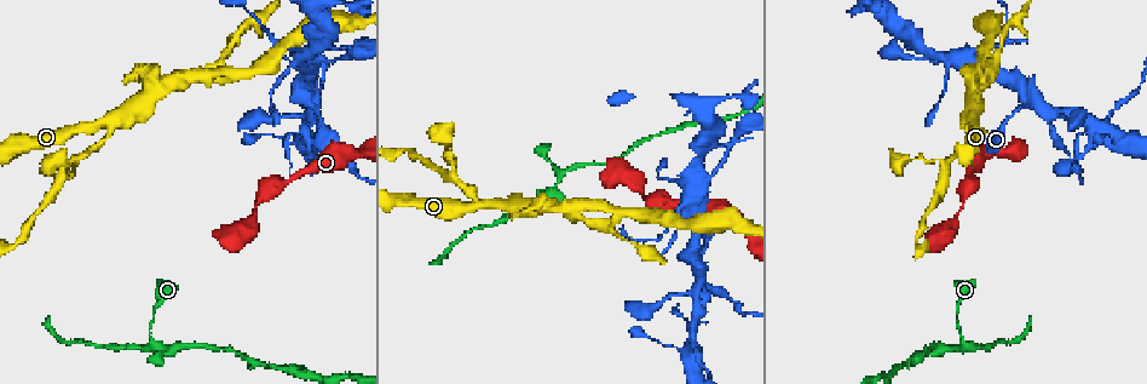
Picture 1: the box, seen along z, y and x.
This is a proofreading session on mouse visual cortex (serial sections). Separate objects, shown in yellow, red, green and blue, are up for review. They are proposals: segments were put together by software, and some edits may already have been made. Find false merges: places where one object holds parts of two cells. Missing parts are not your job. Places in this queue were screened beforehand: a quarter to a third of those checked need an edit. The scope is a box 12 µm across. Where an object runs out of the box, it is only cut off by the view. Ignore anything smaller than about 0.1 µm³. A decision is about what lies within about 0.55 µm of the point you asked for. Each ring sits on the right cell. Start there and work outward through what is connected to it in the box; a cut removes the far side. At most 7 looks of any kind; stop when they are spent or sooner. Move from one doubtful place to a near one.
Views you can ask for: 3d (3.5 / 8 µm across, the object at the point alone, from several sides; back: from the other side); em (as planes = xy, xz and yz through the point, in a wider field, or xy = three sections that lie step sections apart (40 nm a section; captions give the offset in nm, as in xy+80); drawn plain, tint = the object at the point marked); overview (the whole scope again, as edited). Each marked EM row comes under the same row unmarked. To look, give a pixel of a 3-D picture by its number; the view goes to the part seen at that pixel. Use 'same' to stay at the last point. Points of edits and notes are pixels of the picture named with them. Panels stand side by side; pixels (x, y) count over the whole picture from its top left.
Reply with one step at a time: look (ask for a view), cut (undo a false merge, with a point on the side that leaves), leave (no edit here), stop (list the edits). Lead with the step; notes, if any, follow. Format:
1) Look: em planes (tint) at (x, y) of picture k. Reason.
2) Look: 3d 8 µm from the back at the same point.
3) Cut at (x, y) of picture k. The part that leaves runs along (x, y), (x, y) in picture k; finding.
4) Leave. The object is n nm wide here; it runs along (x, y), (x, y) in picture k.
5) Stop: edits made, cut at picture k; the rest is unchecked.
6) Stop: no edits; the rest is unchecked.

Look: 3d 8 µm from the back at (958, 321) of picture 1. A narrow waist.

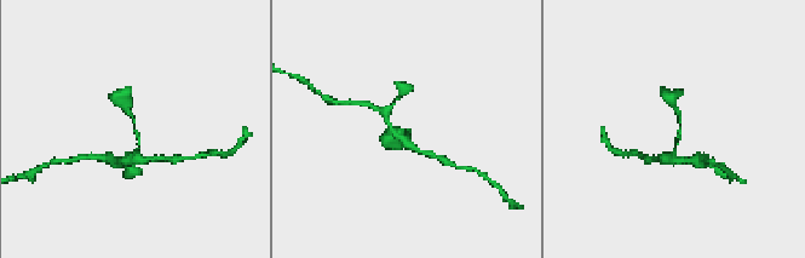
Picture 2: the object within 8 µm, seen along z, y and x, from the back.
Look: 3d 3.5 µm at (679, 130) of picture 2. Zoom in.

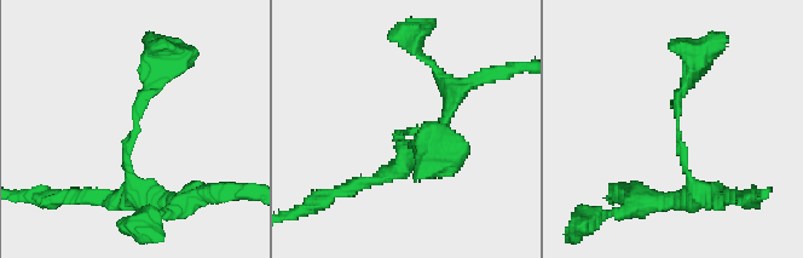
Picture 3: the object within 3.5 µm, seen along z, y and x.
Look: em xy step 2 (tint) at (406, 132) of picture 3. The arms are 150, 250 nm wide; need the tissue.

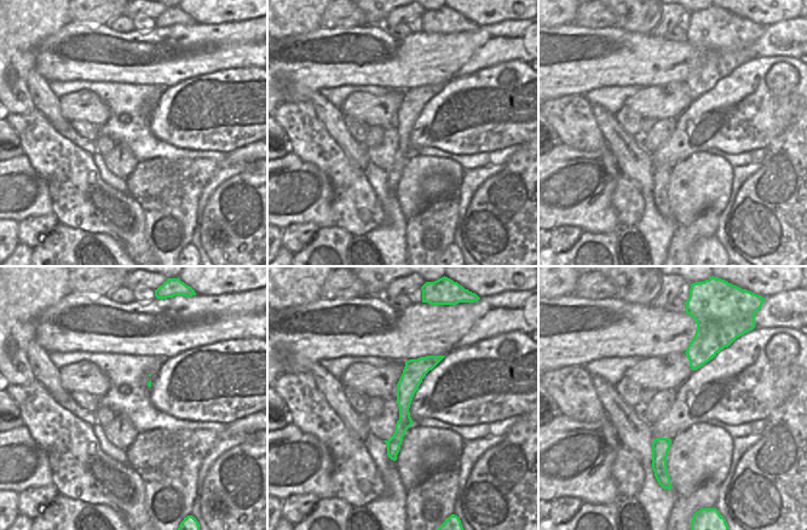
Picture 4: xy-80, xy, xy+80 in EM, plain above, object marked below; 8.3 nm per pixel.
Leave. It runs along (166, 62), (125, 155), (143, 200) in picture 3; all the same cell.

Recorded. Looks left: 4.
Look: 3d 3.5 µm at (499, 206) of picture 1. Sharp bend.

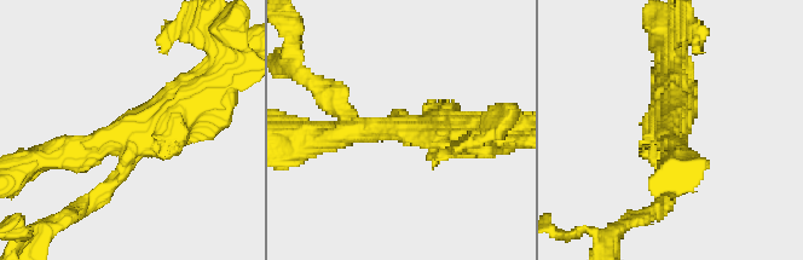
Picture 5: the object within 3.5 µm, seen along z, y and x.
Cut at (107, 195) of picture 5. 3 arms meet here; a second cell is stuck on.

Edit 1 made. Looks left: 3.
Look: overview.

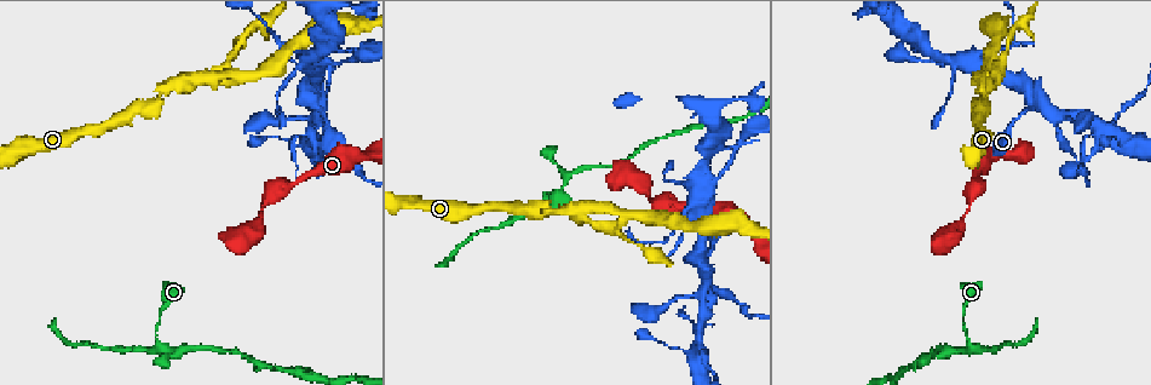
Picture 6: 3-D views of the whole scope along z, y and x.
Look: 3d 3.5 µm from the back at (312, 127) of picture 6. Narrows sharply.

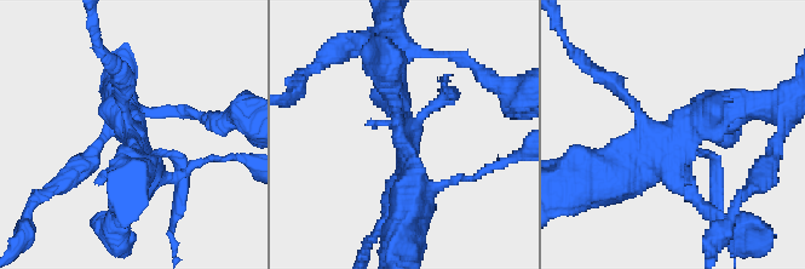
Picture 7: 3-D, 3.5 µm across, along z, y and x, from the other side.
Look: em xy step 2 (tint) at (678, 134) of picture 7. Shape alone is not enough.

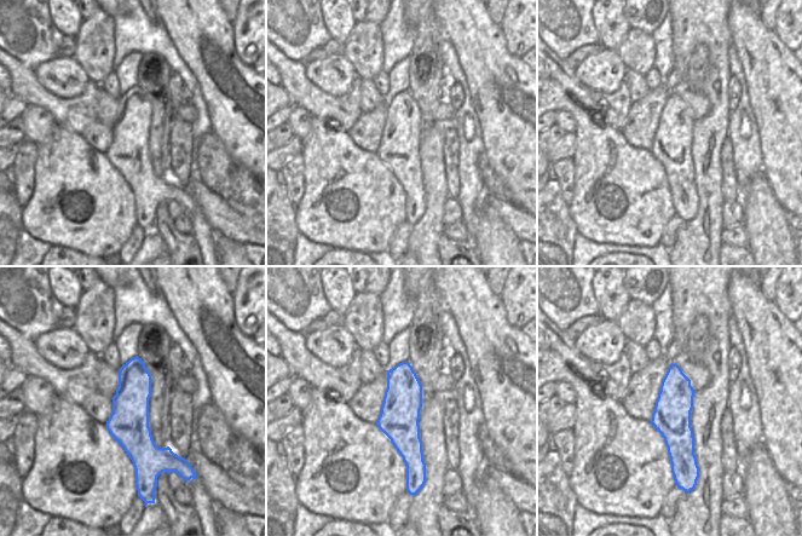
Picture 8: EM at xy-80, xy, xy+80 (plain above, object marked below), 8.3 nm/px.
Leave. It runs along (136, 359), (136, 439), (143, 464) in picture 8; continuous, no second cell.

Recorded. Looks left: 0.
Stop: edits made, cut at picture 5; the rest is unchecked.

